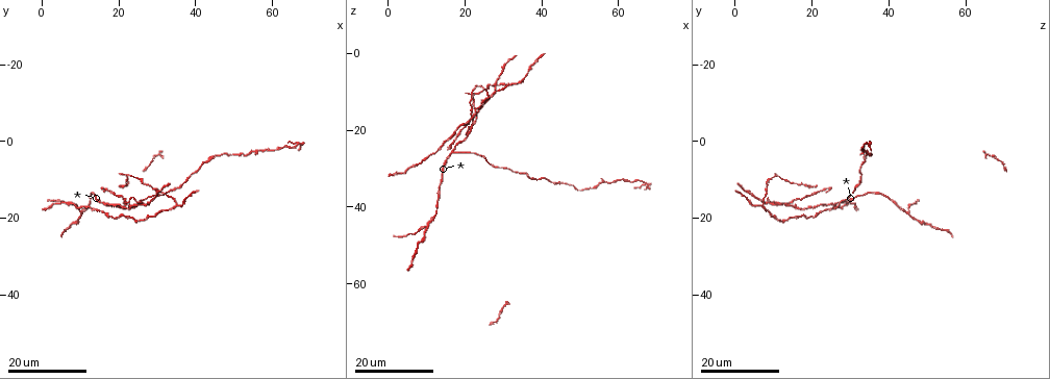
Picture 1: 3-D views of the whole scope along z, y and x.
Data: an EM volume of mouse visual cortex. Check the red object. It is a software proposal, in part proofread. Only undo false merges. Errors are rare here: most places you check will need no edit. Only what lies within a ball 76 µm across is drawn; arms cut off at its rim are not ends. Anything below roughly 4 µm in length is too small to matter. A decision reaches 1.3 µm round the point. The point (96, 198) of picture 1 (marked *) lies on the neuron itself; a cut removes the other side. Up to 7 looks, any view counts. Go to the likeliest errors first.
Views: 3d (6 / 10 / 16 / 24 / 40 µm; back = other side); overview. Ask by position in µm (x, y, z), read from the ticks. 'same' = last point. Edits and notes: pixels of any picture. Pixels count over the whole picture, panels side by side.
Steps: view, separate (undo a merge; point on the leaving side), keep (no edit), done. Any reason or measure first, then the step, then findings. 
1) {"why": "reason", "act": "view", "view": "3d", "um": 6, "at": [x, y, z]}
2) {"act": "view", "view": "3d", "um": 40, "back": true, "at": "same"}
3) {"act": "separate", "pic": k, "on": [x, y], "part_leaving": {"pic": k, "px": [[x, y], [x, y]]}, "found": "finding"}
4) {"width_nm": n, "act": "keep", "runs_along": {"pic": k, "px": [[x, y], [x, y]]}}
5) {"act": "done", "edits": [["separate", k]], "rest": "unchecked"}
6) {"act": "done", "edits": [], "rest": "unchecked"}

{"why": "arms part here", "act": "view", "view": "3d", "um": 16, "at": [35.0, 17.0, 7.5]}

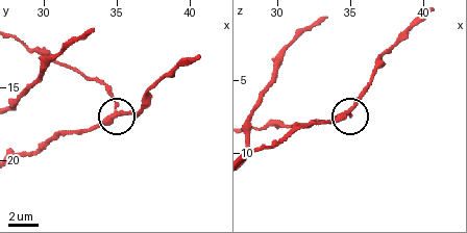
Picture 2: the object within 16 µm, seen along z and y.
{"act": "view", "view": "3d", "um": 6, "at": [35.2, 16.8, 7.0]}

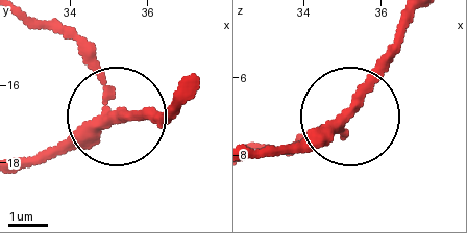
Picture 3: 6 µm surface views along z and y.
{"act": "keep", "runs_along": {"pic": 3, "px": [[17, 159], [87, 147], [116, 120], [173, 120]]}, "found": "continuous, no second neuron"}

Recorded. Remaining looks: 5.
{"why": "a fork", "act": "view", "view": "3d", "um": 24, "at": [26.0, 16.5, 11.5]}

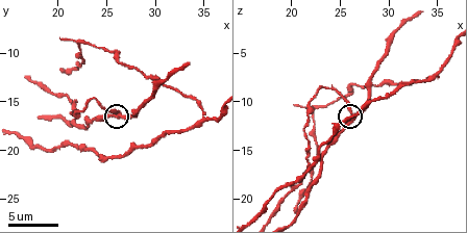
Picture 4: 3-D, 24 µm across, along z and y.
{"act": "view", "view": "3d", "um": 10, "at": "same"}

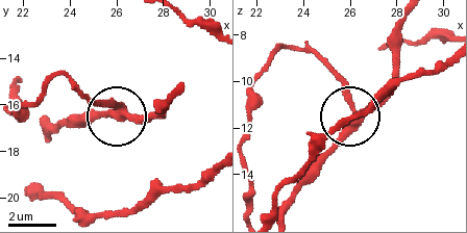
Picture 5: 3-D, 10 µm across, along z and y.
{"side_arm_um": 15, "act": "keep", "found": "one neuron here"}

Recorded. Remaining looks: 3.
{"why": "thin arm on a thick one", "act": "view", "view": "3d", "um": 24, "at": [10.5, 19.5, 45.0]}

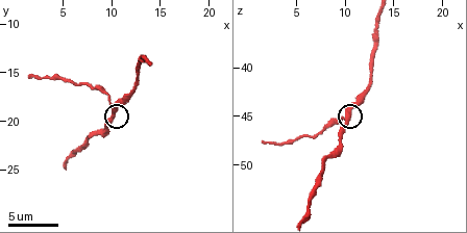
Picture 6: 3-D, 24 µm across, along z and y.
{"why": "zoom in", "act": "view", "view": "3d", "um": 10, "at": [10.4, 18.8, 45.2]}

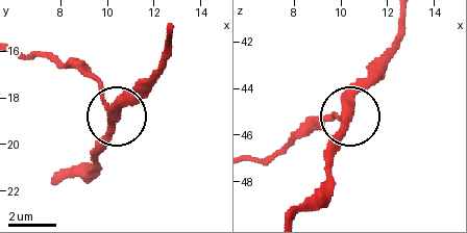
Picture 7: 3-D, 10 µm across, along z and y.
{"side_arm_um": 11, "act": "keep", "runs_along": {"pic": 7, "px": [[402, 20], [399, 44], [351, 113], [315, 115]]}, "found": "continuous, no second neuron"}

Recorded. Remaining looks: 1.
{"act": "done", "edits": [], "rest": "unchecked"}

